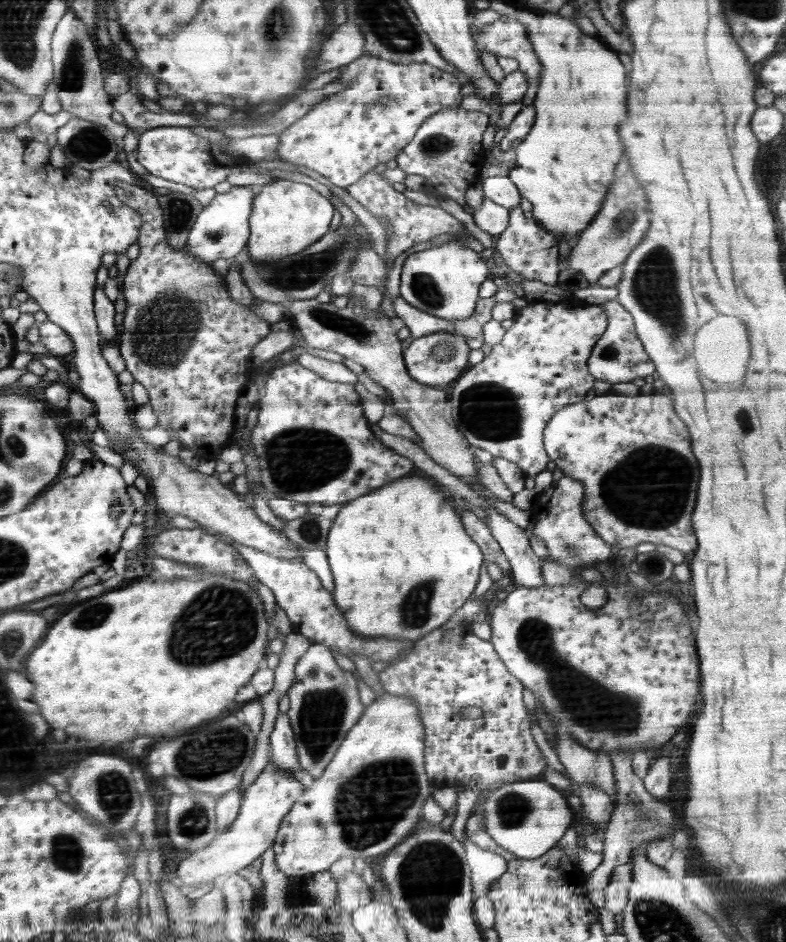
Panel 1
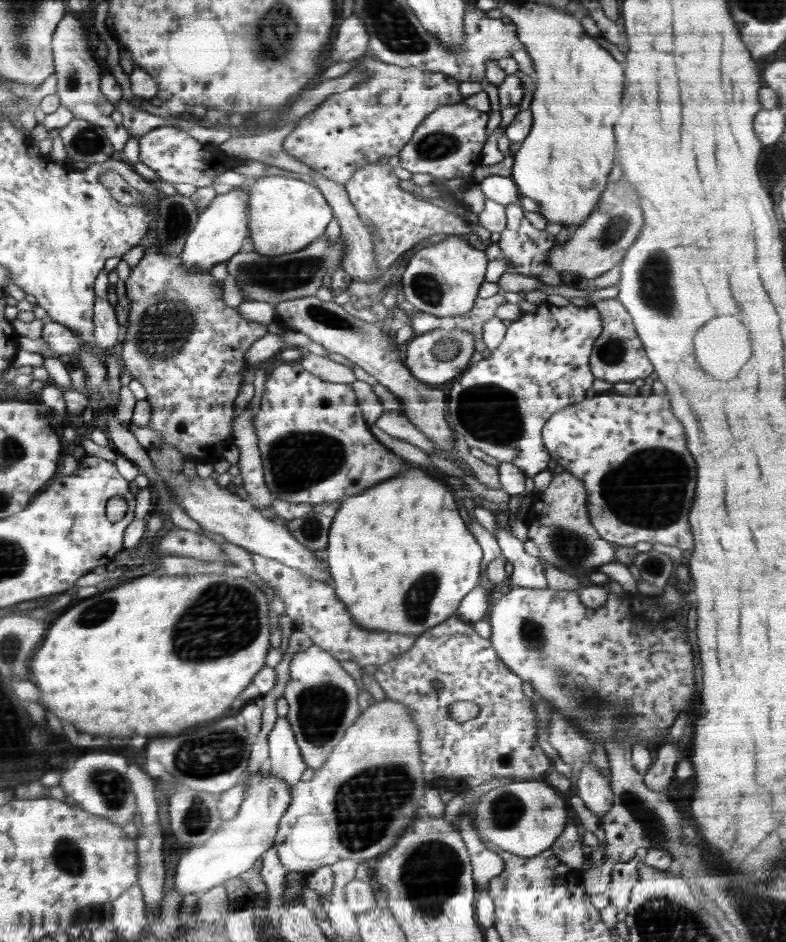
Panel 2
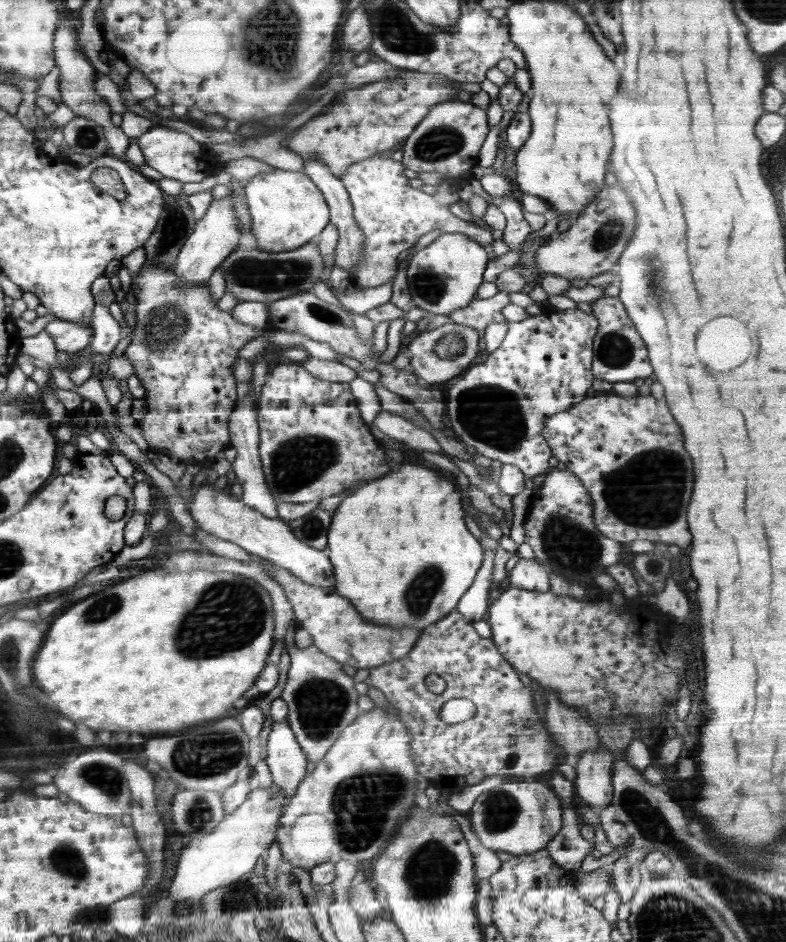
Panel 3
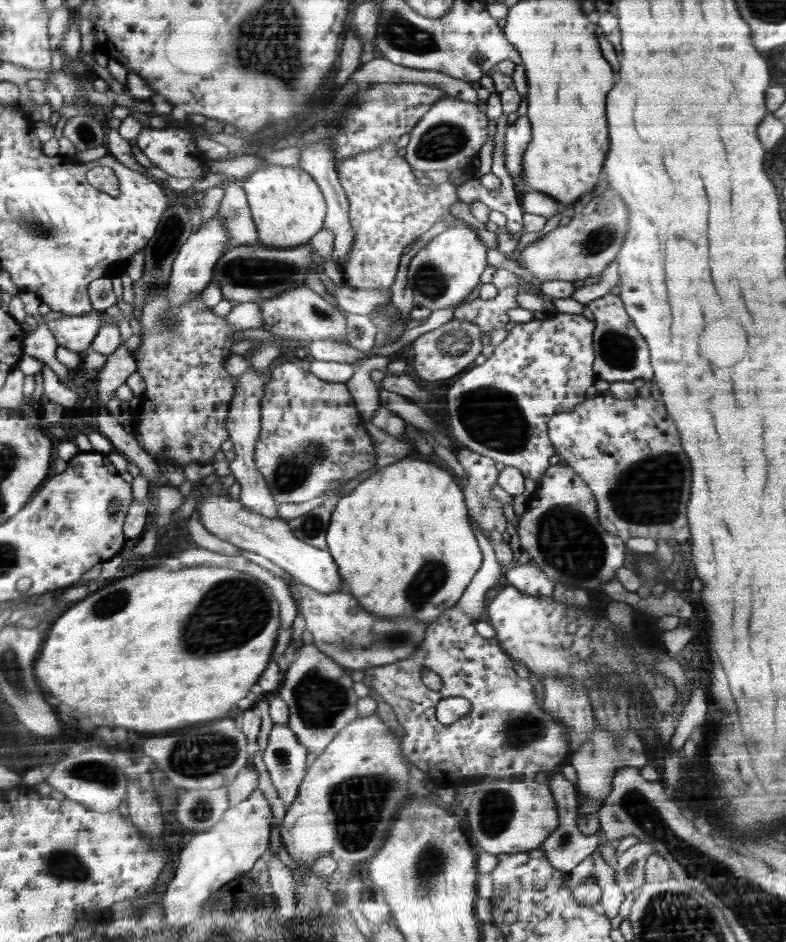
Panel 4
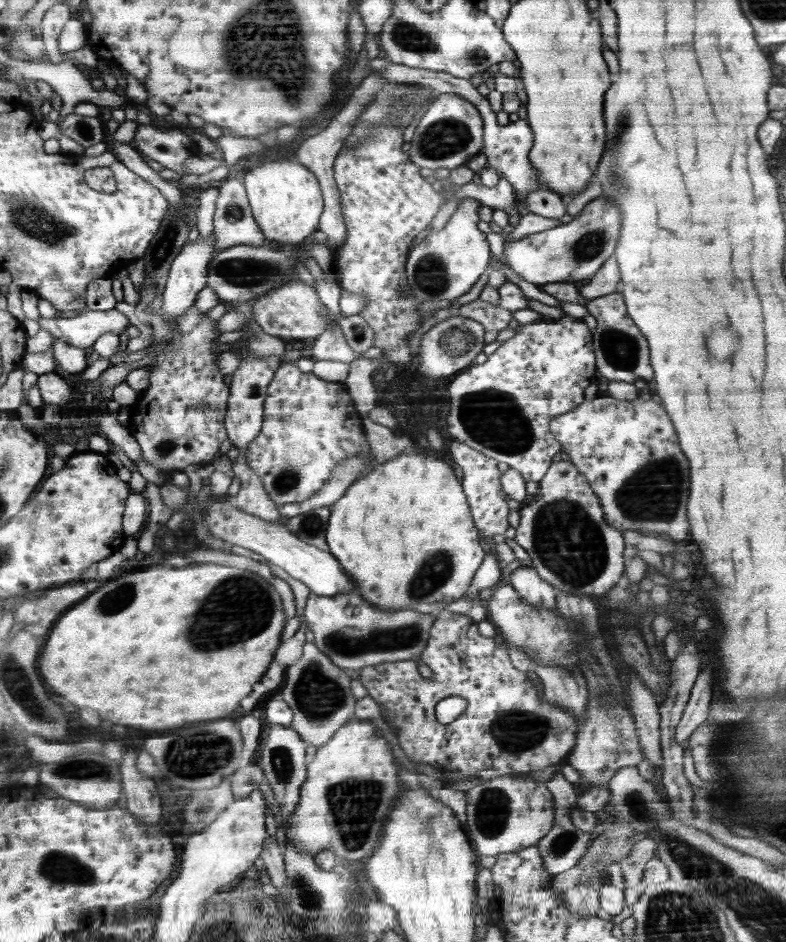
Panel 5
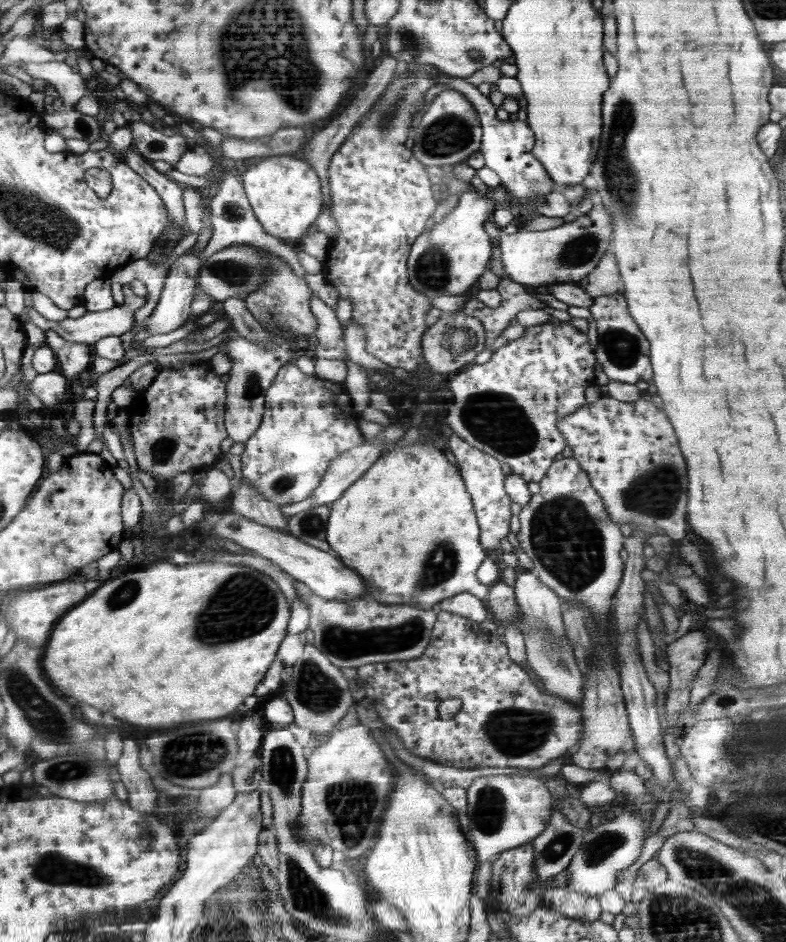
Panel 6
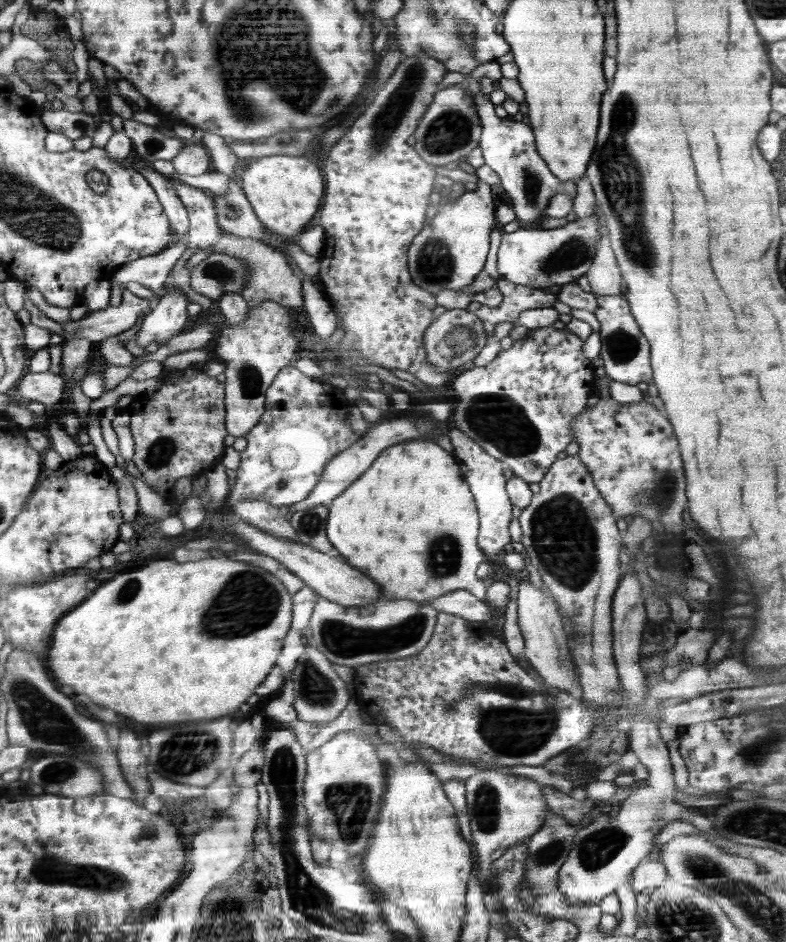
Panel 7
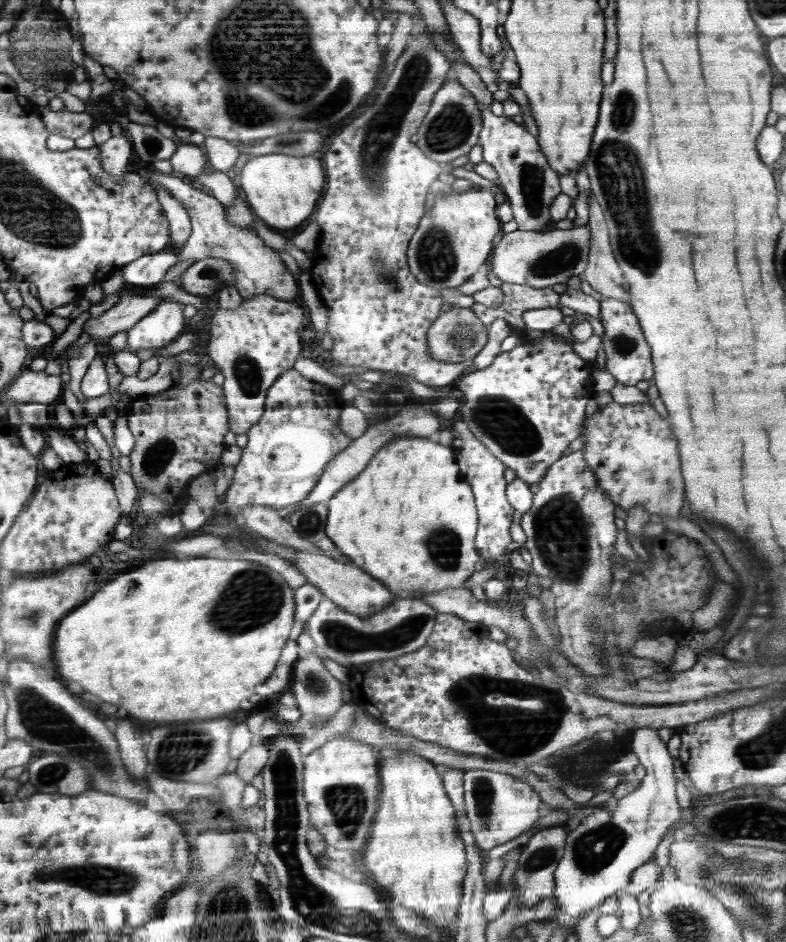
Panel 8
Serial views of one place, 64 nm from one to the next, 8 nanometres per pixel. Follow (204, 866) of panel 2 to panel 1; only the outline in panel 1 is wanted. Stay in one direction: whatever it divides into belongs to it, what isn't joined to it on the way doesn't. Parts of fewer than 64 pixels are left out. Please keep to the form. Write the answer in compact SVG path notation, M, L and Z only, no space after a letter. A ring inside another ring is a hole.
M268 761L258 778L243 793L239 813L231 828L220 832L210 847L194 854L182 864L180 878L186 882L186 886L202 886L214 882L218 876L238 872L252 864L256 858L265 855L268 848L273 848L276 832L281 828L280 822L284 822L285 816L303 795L304 790L299 778L290 776L272 761Z

